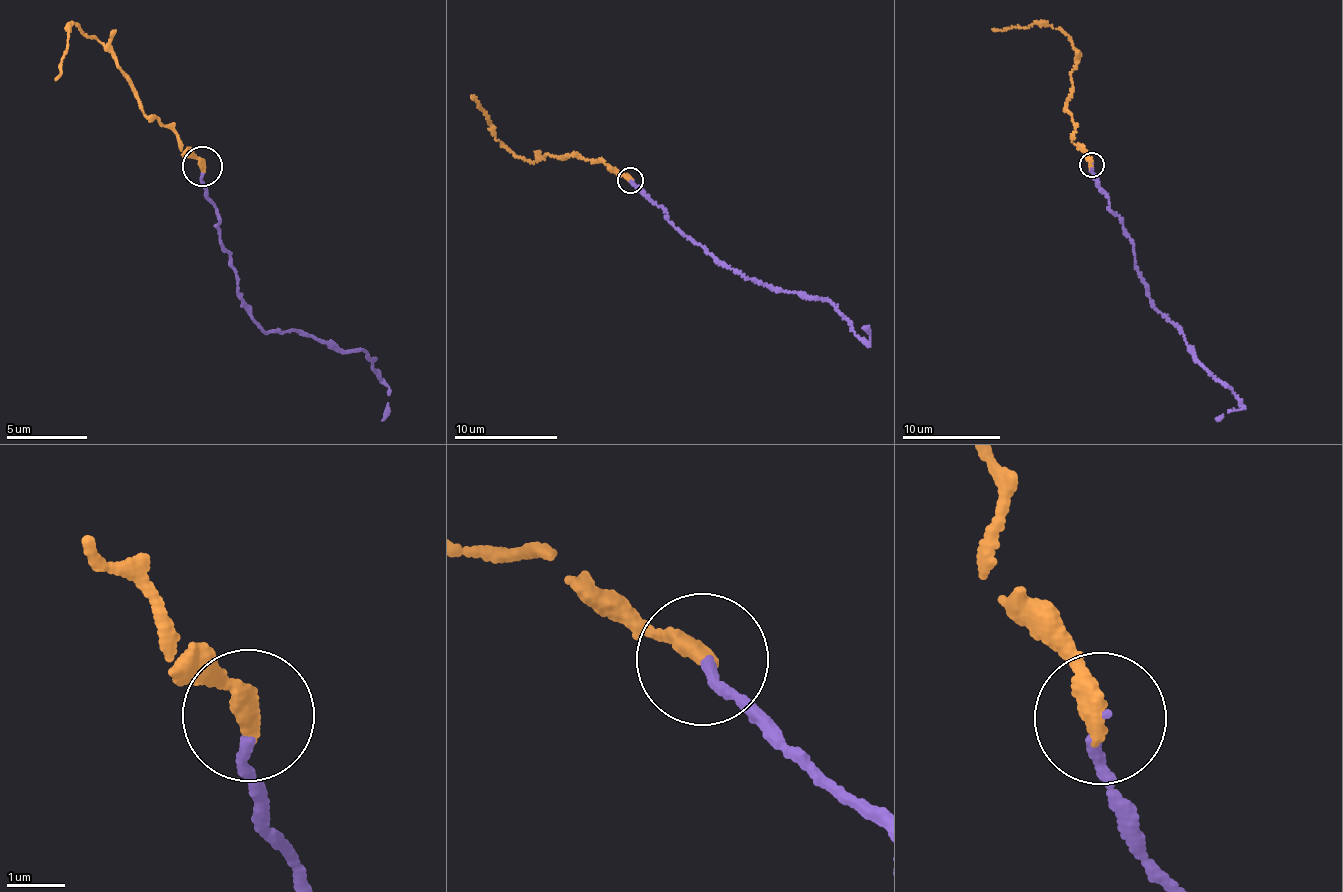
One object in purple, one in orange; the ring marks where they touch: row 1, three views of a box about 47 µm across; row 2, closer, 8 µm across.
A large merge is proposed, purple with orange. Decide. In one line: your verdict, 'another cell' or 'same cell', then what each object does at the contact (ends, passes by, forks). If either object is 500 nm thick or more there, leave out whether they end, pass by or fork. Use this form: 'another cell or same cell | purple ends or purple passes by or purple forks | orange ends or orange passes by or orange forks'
same cell | purple ends | orange ends

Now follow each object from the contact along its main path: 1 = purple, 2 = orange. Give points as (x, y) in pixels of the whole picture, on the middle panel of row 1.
1: (630, 179), (690, 240), (747, 279), (827, 300), (863, 340), (870, 339), (870, 332), (862, 328)
2: (631, 180), (604, 161), (548, 153), (534, 161), (517, 156), (471, 96)

